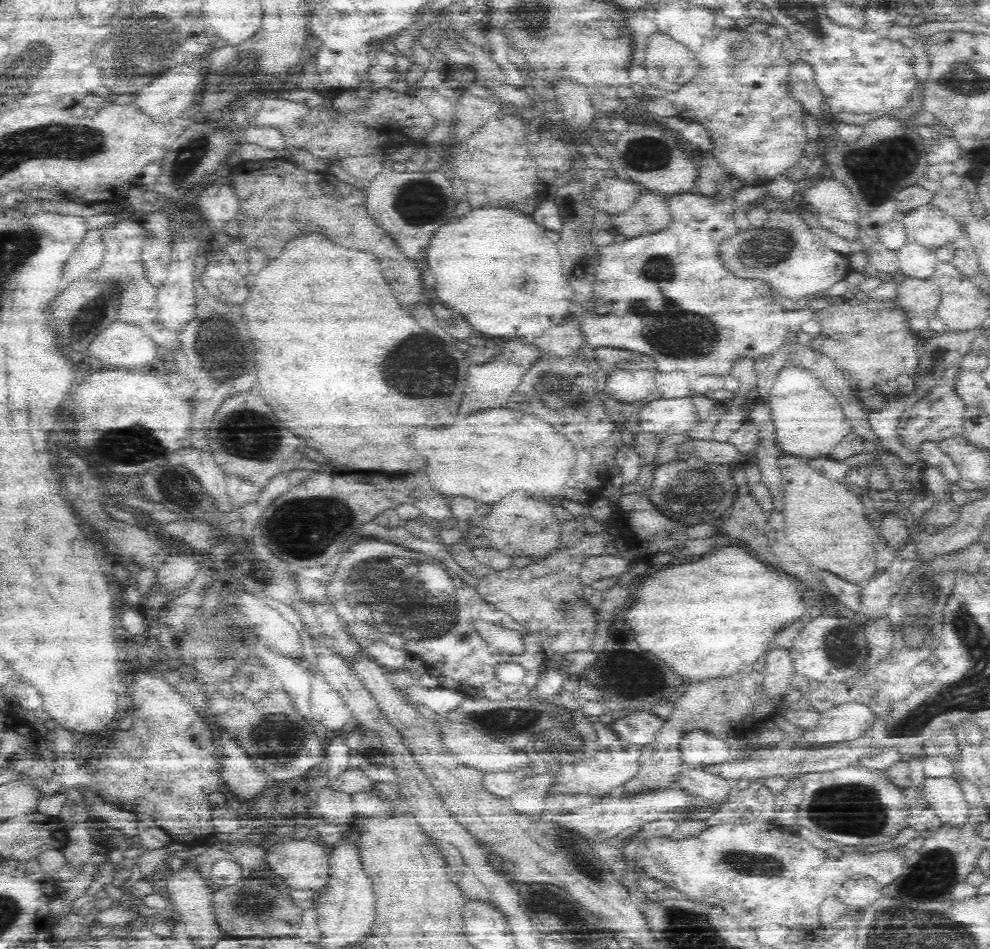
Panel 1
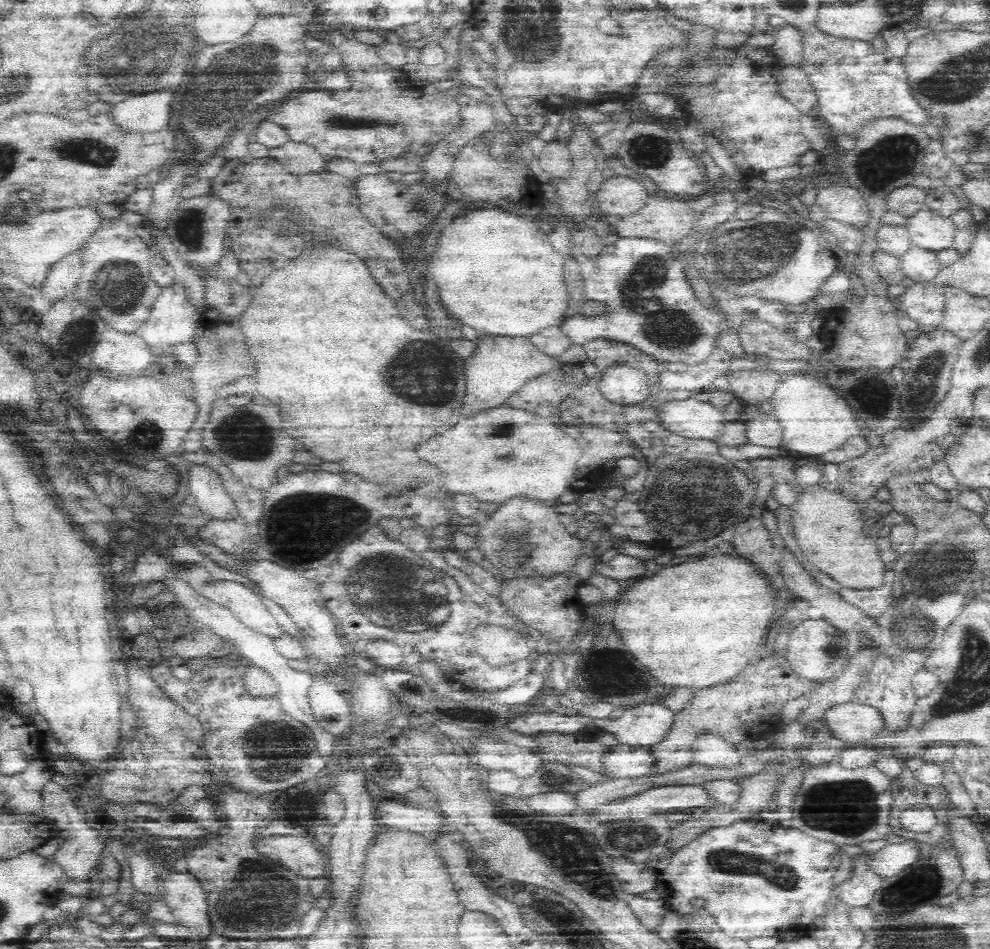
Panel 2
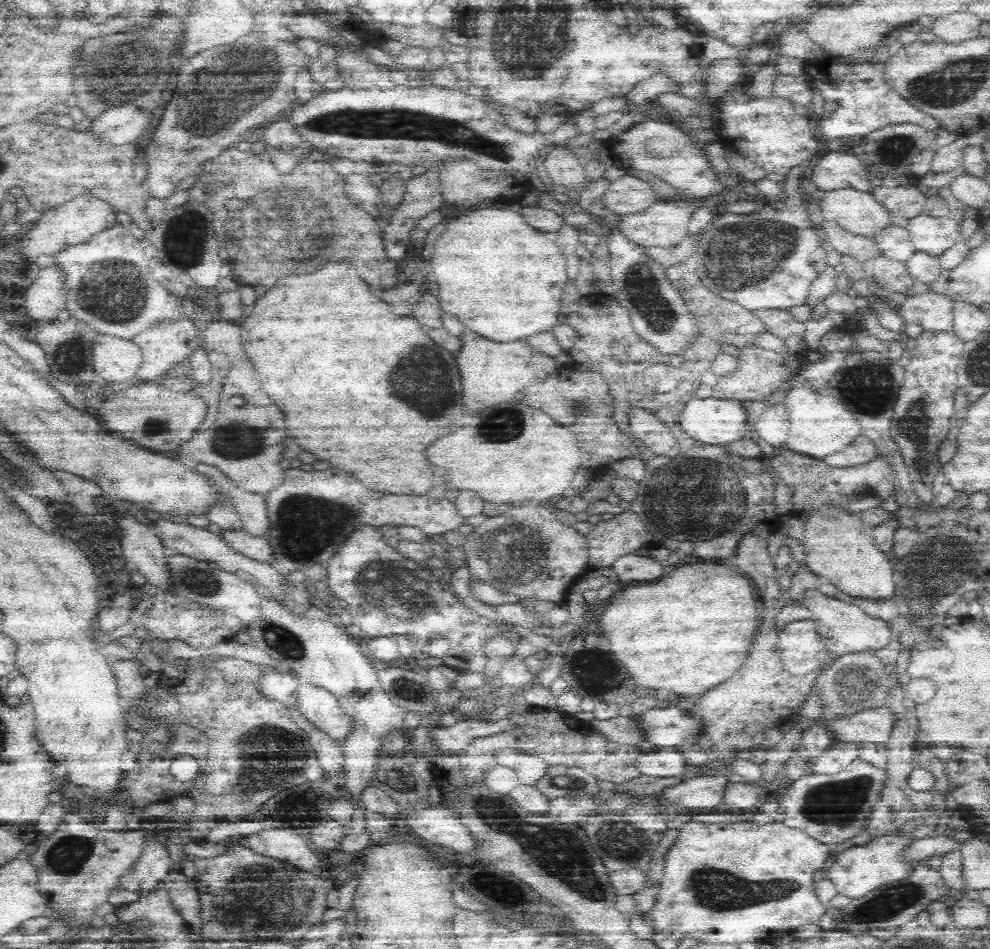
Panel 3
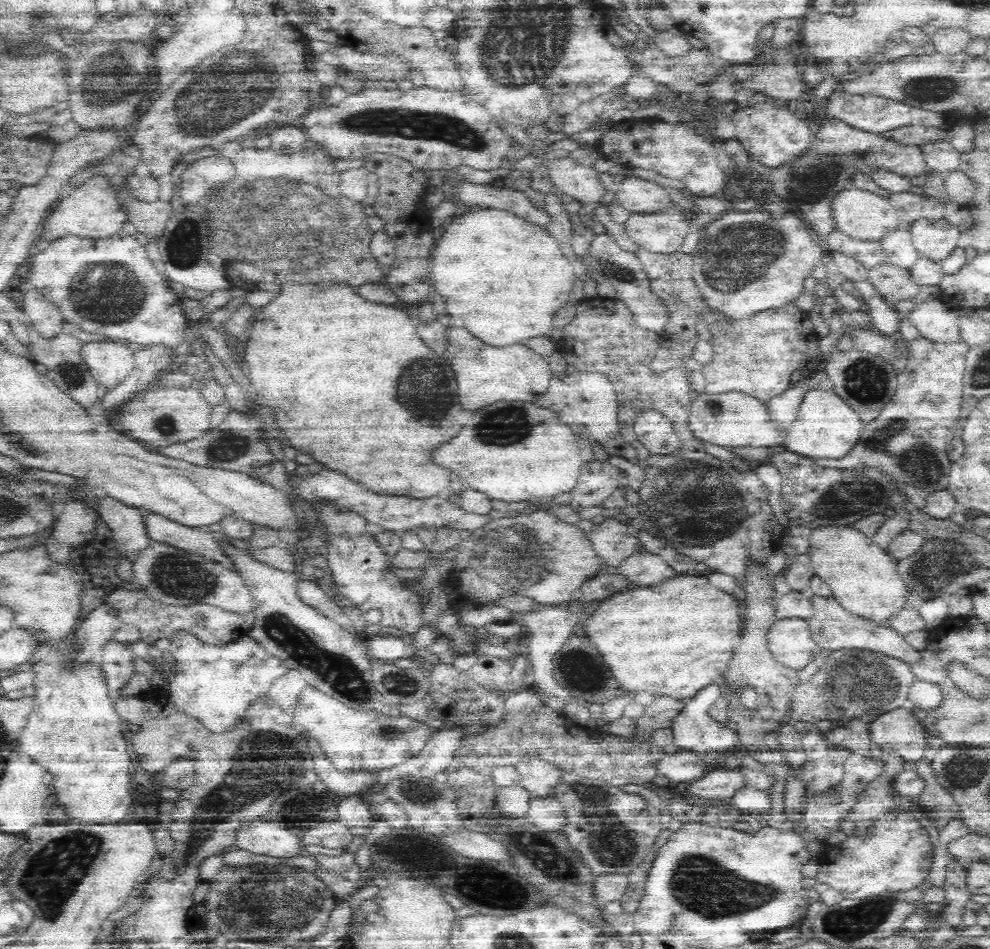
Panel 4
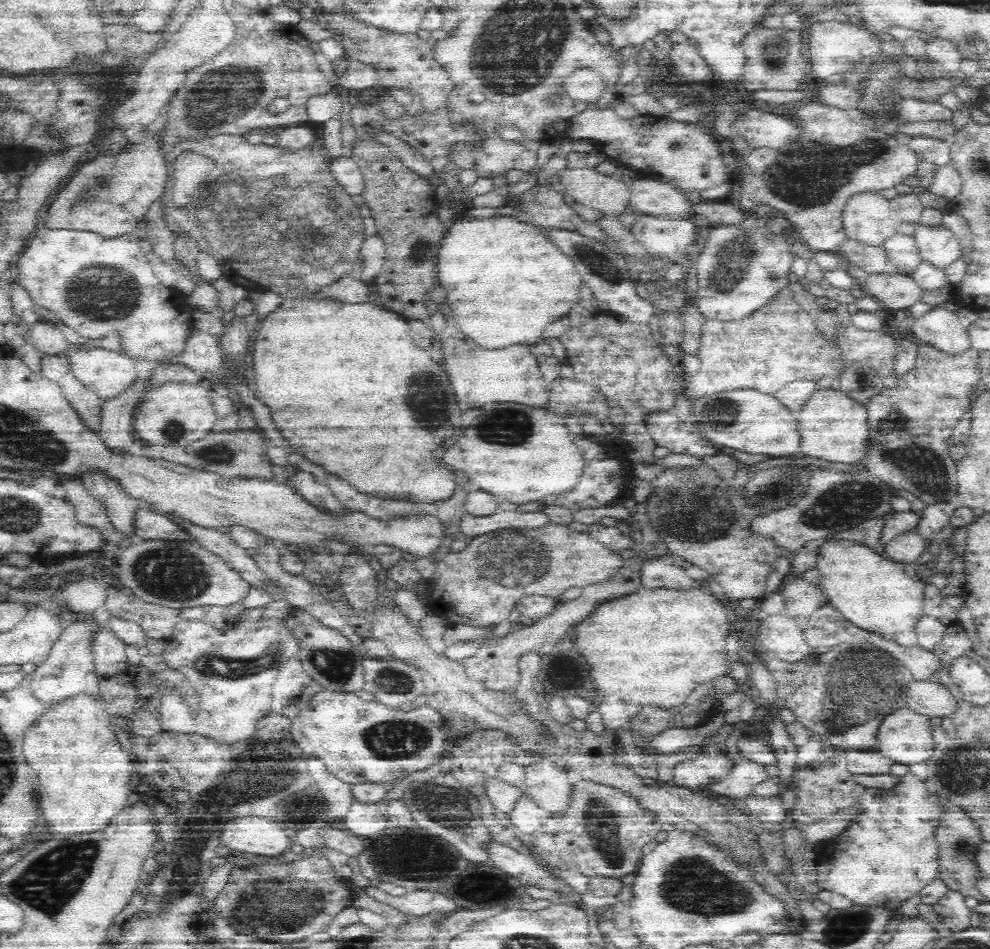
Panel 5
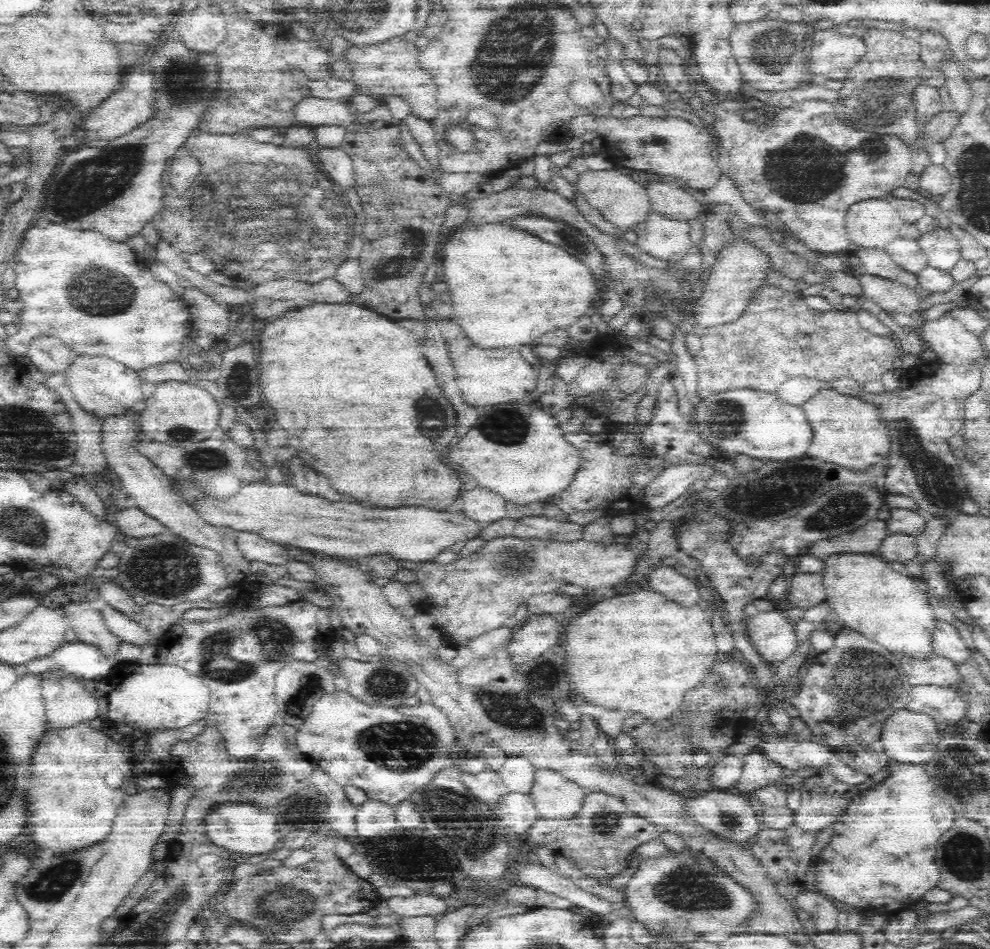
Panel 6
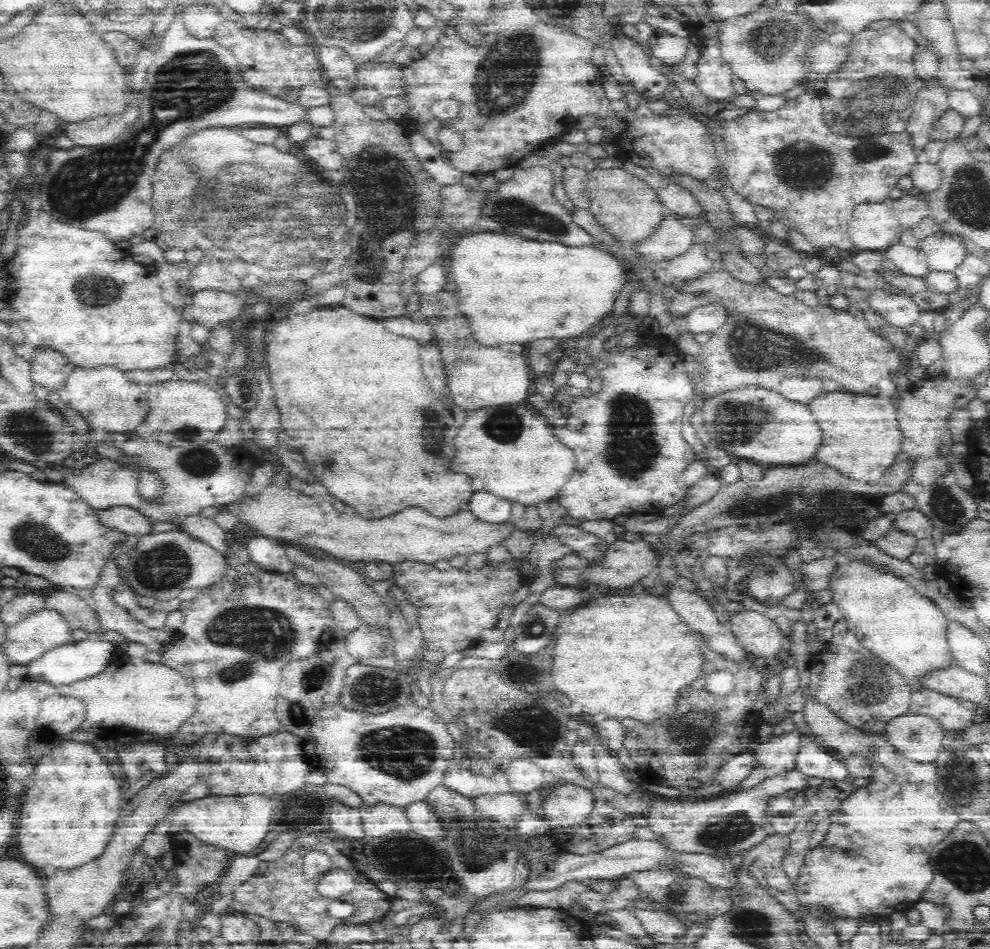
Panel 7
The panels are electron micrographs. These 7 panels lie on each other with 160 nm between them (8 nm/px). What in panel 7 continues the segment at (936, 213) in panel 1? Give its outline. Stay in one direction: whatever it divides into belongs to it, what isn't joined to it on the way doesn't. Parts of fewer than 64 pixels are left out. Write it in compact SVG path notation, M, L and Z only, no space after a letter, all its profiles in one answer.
M938 231L919 242L929 271L954 272L967 255L965 245L958 237Z

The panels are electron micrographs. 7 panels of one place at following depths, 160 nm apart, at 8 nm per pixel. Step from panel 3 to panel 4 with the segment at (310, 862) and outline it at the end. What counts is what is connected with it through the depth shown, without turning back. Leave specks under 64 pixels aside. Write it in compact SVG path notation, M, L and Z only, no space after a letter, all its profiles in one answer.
M260 821L256 826L242 826L236 834L234 846L250 854L264 854L274 858L294 858L300 856L302 844L297 834L288 828L280 828L274 822Z

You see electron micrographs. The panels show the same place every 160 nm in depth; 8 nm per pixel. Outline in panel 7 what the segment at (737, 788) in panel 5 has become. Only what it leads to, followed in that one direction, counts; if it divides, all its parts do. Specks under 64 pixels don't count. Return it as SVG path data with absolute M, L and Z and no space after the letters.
M798 729L773 736L769 742L754 744L752 748L753 760L756 760L754 770L742 780L744 789L751 789L760 782L791 772L796 768L796 755L800 748L802 733Z

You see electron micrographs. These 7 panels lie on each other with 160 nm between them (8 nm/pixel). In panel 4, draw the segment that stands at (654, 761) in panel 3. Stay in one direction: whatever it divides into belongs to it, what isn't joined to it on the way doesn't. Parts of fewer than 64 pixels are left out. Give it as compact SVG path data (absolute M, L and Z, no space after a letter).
M679 751L665 753L656 762L656 773L670 782L680 783L695 781L708 770L698 753Z

